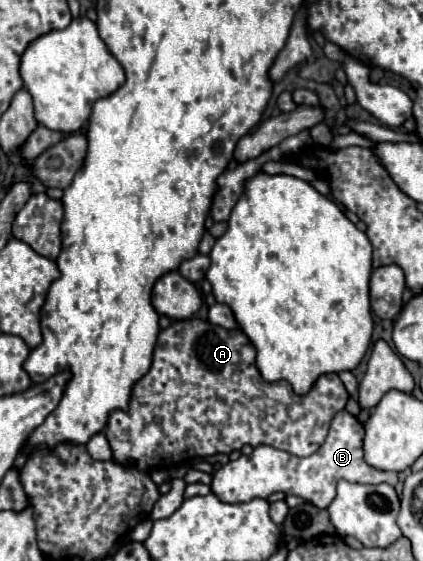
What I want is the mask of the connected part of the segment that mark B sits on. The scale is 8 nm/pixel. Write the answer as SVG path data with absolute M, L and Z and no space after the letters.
M339 411L329 427L329 435L317 453L309 457L295 457L287 451L259 445L253 449L253 459L241 455L237 461L227 463L219 471L213 473L211 491L225 503L243 503L255 497L267 499L271 493L281 491L285 495L297 495L315 507L327 509L335 499L335 485L339 479L347 479L351 483L397 483L397 473L379 471L365 463L363 459L363 423L359 423L351 413Z

